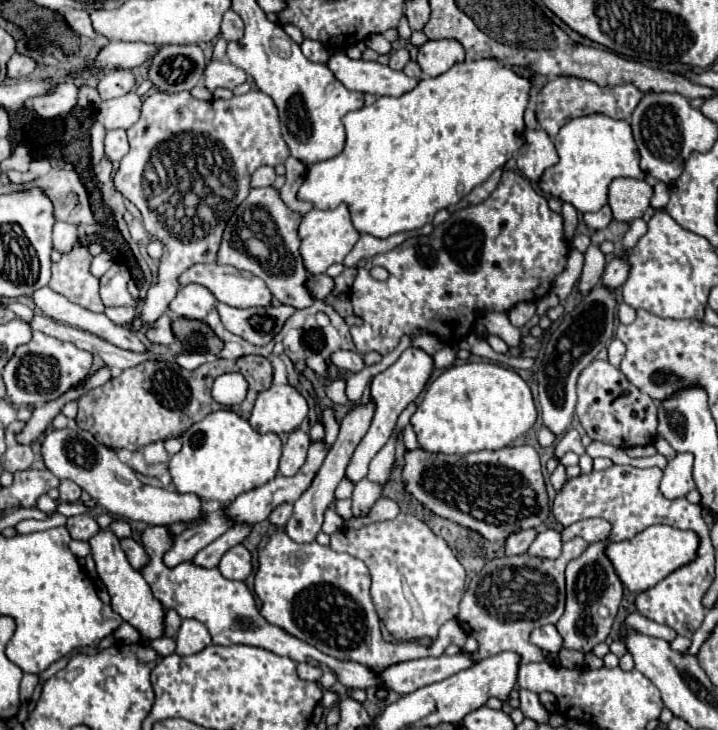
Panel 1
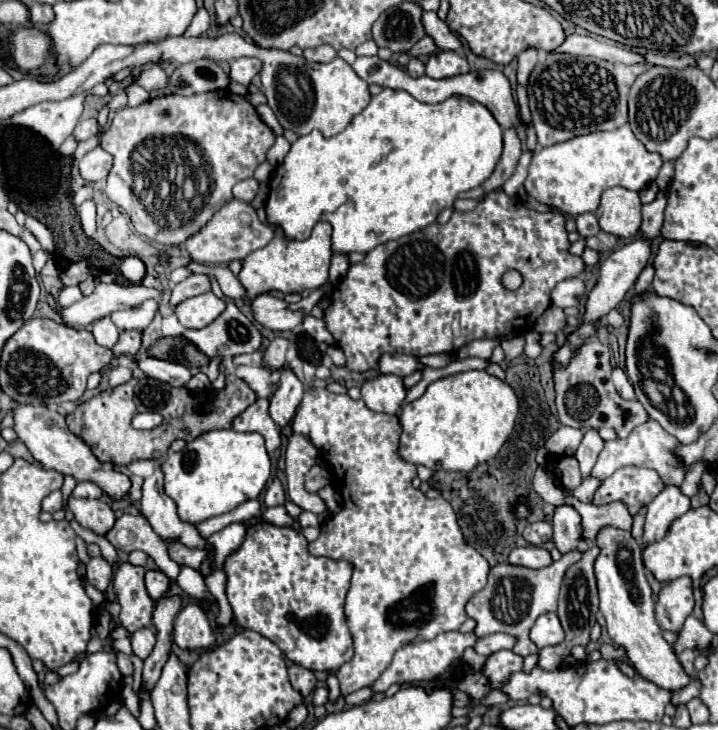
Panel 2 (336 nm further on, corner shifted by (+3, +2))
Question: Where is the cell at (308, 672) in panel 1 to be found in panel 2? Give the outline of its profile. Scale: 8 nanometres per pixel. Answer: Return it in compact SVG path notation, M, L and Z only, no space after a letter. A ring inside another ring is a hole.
M297 664L289 666L289 680L291 680L291 686L295 690L299 690L303 696L311 694L315 690L315 684L317 684L315 674L303 666L297 666Z

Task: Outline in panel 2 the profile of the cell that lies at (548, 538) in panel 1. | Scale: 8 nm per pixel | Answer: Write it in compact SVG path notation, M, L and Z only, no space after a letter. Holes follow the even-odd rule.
M525 546L525 548L515 548L509 554L509 562L517 566L527 566L527 568L543 568L553 562L551 554L543 546Z

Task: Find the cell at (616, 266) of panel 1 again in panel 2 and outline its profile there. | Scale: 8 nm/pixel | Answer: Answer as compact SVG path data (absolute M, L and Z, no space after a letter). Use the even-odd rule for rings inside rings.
M663 192L657 194L657 198L651 204L643 206L643 224L639 228L641 236L647 240L653 240L661 234L661 226L663 226L663 210L665 210L667 198Z

